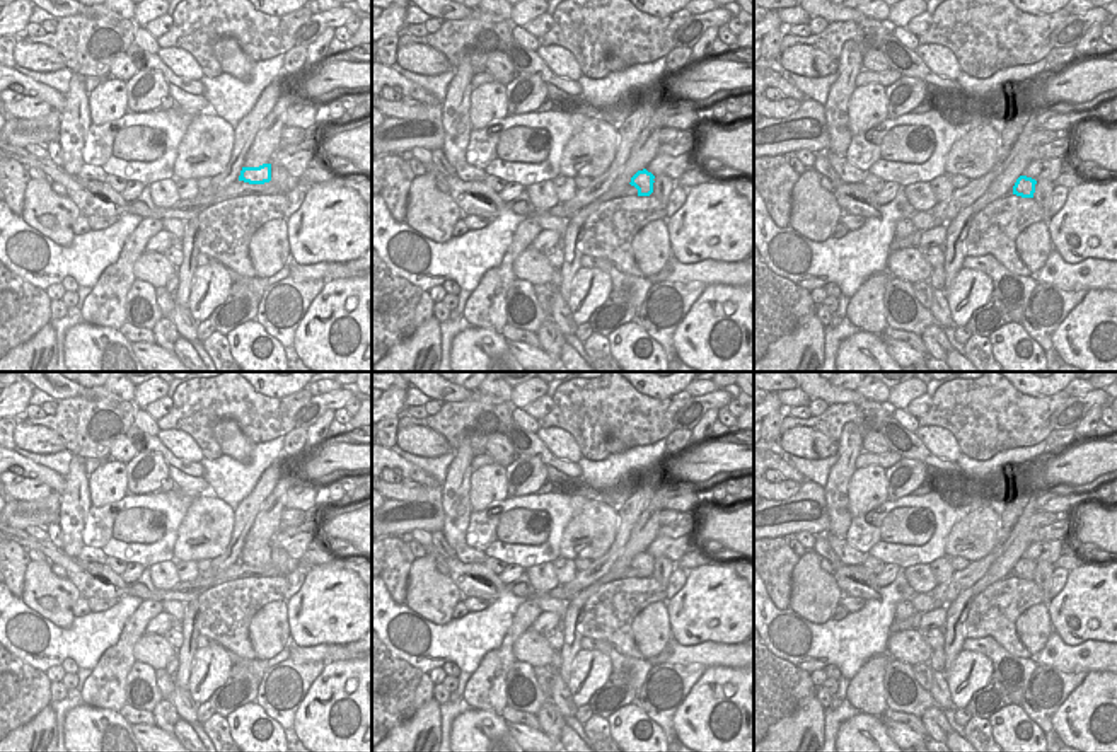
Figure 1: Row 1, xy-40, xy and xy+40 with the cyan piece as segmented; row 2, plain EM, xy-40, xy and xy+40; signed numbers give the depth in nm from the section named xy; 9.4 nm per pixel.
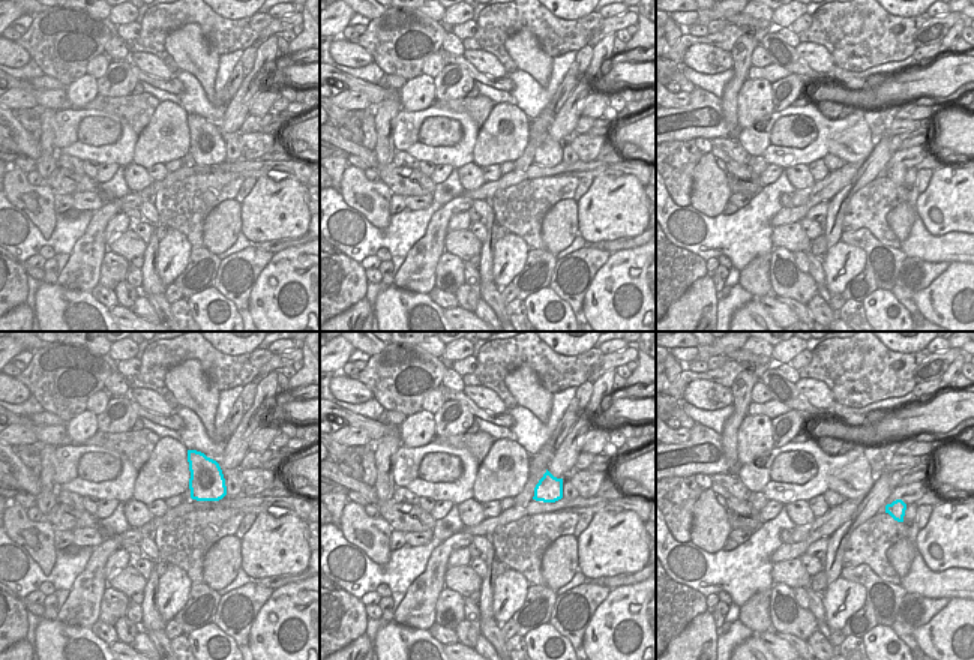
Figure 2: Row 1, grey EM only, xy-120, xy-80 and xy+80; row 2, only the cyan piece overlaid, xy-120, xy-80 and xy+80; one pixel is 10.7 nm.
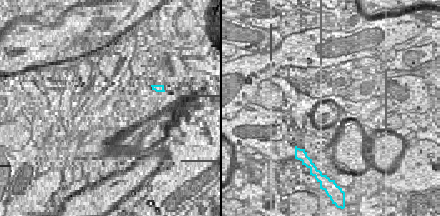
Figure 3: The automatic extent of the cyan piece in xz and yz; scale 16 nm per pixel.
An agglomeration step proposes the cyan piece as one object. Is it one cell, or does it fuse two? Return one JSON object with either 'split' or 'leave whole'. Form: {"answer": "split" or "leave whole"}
{"answer": "leave whole"}

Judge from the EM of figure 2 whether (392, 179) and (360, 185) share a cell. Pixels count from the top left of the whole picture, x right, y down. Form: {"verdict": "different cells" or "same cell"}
{"verdict": "different cells"}

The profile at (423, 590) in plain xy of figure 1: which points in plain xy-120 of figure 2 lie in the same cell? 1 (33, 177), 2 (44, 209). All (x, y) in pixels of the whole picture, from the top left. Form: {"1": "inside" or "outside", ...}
{"1": "outside", "2": "inside"}

